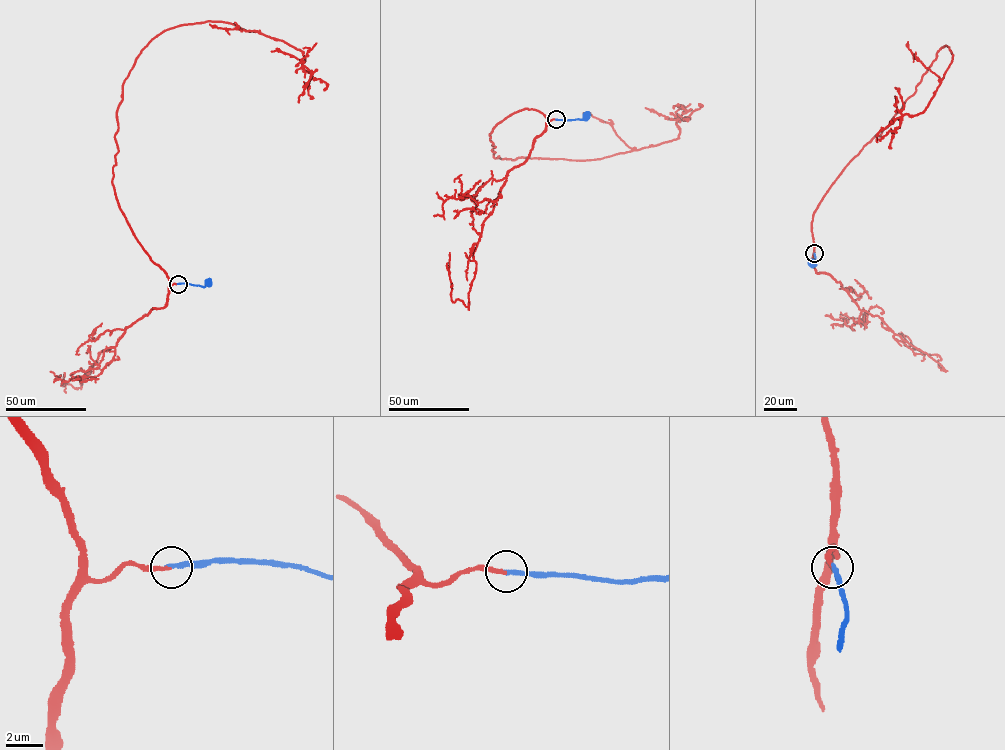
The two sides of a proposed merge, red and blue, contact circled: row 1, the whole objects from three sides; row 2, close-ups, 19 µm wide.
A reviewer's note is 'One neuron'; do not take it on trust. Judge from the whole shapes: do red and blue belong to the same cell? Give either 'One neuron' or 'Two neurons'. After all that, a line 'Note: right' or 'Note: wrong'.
One neuron
Note: right

